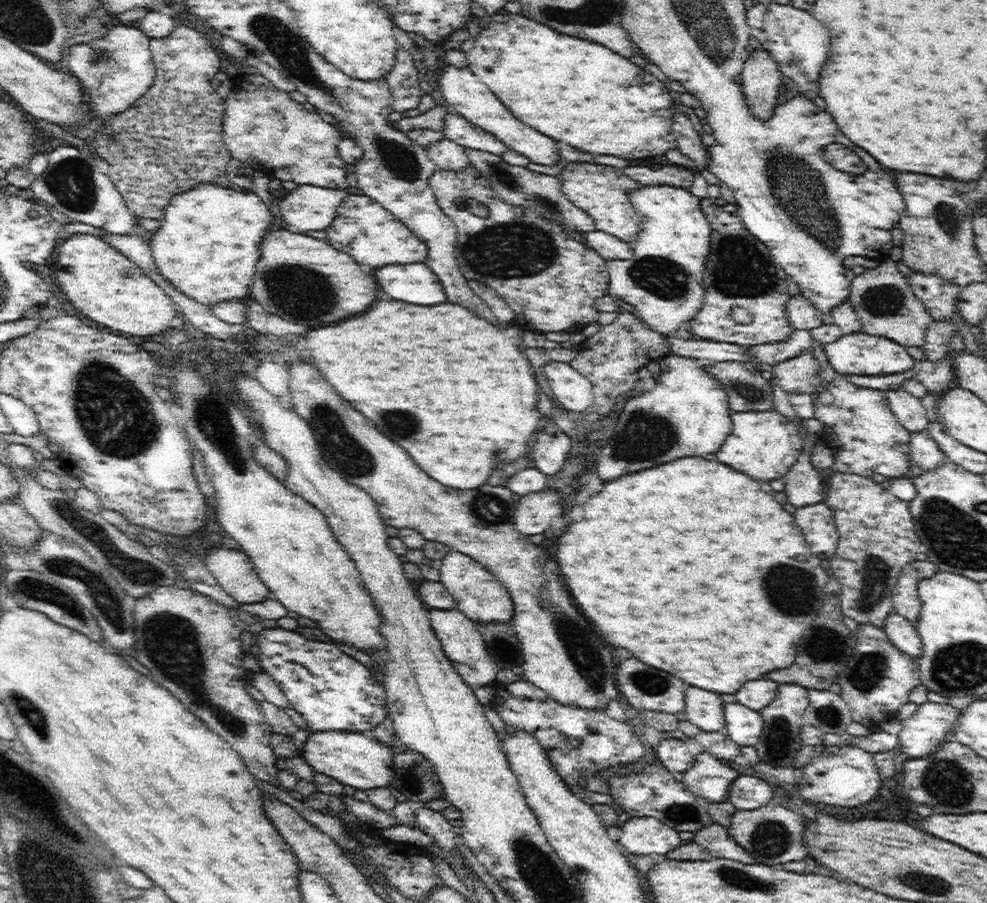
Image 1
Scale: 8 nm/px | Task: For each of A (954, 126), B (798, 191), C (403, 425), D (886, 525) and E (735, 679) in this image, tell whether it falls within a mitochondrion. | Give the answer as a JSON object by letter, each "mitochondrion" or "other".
{"A":"other","B":"mitochondrion","C":"mitochondrion","D":"other","E":"other"}

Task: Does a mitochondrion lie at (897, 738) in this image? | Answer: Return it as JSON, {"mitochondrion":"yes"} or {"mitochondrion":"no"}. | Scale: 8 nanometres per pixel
{"mitochondrion":"no"}

